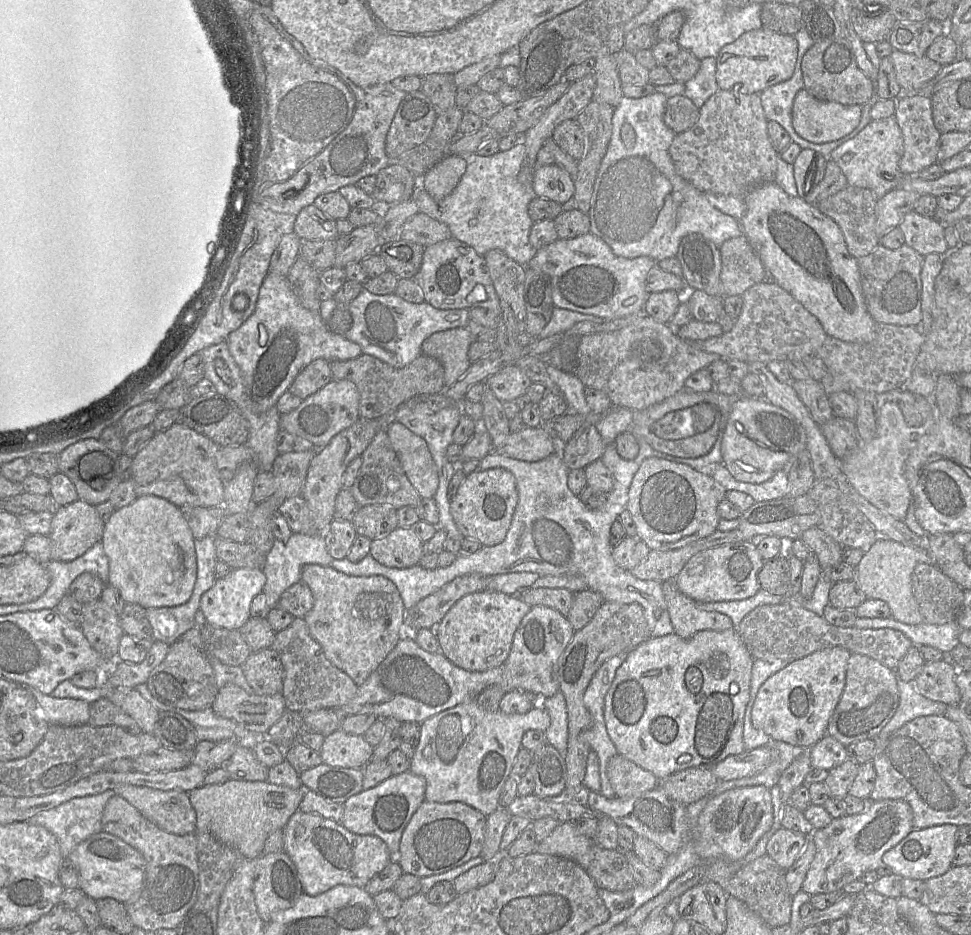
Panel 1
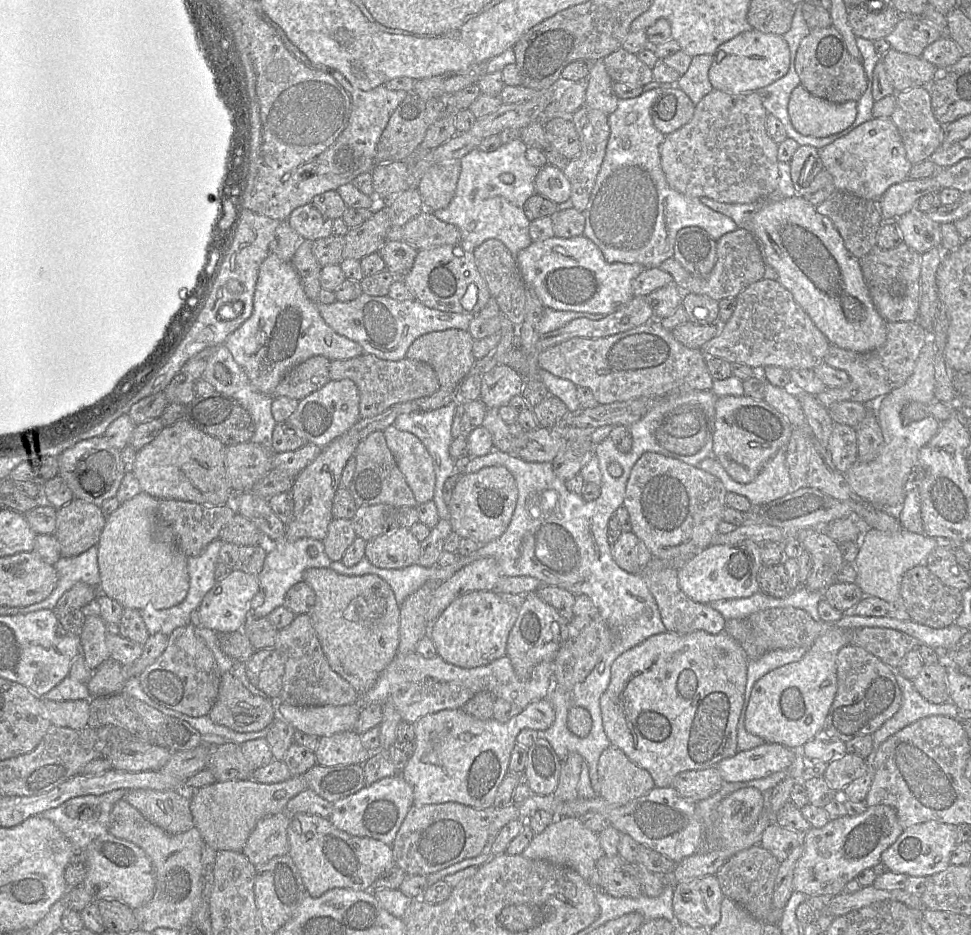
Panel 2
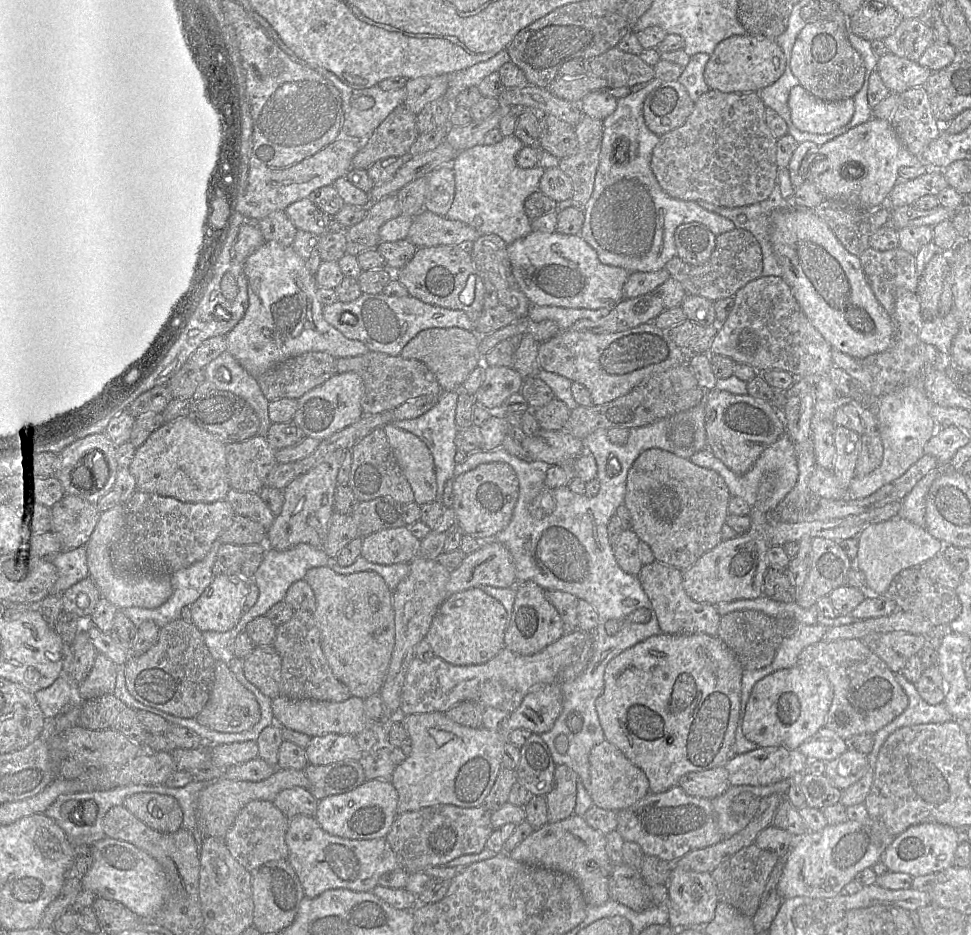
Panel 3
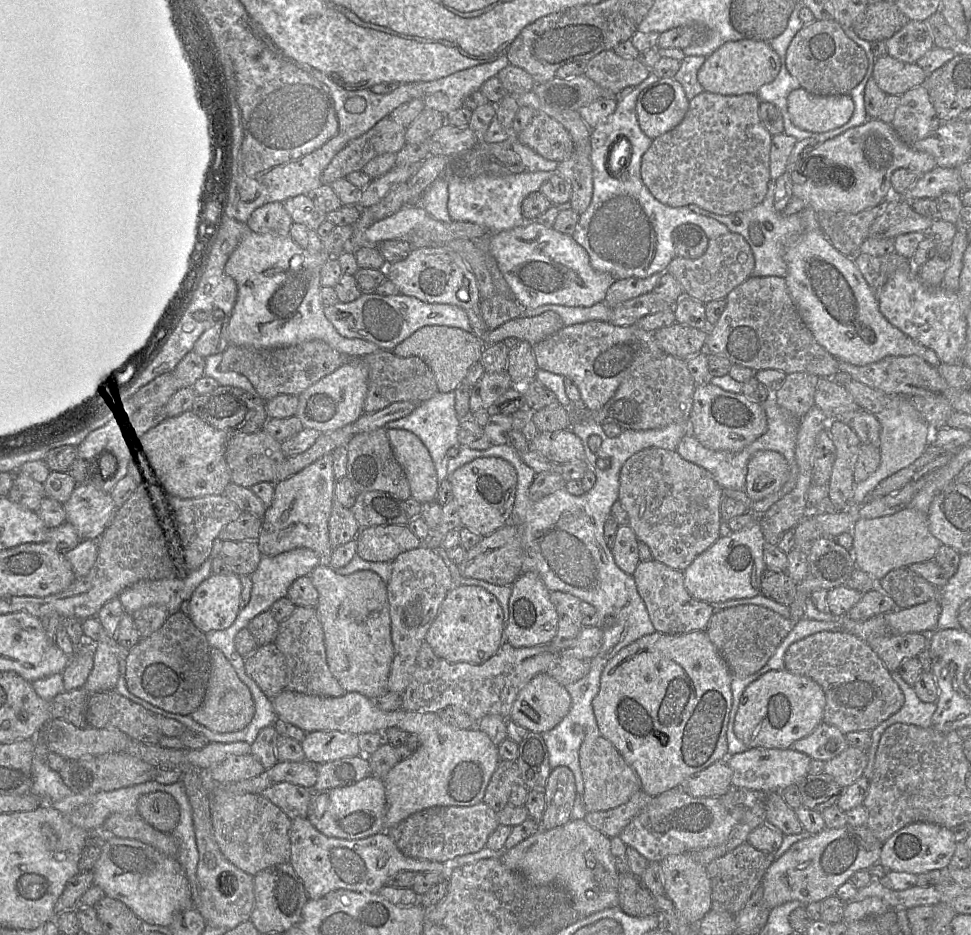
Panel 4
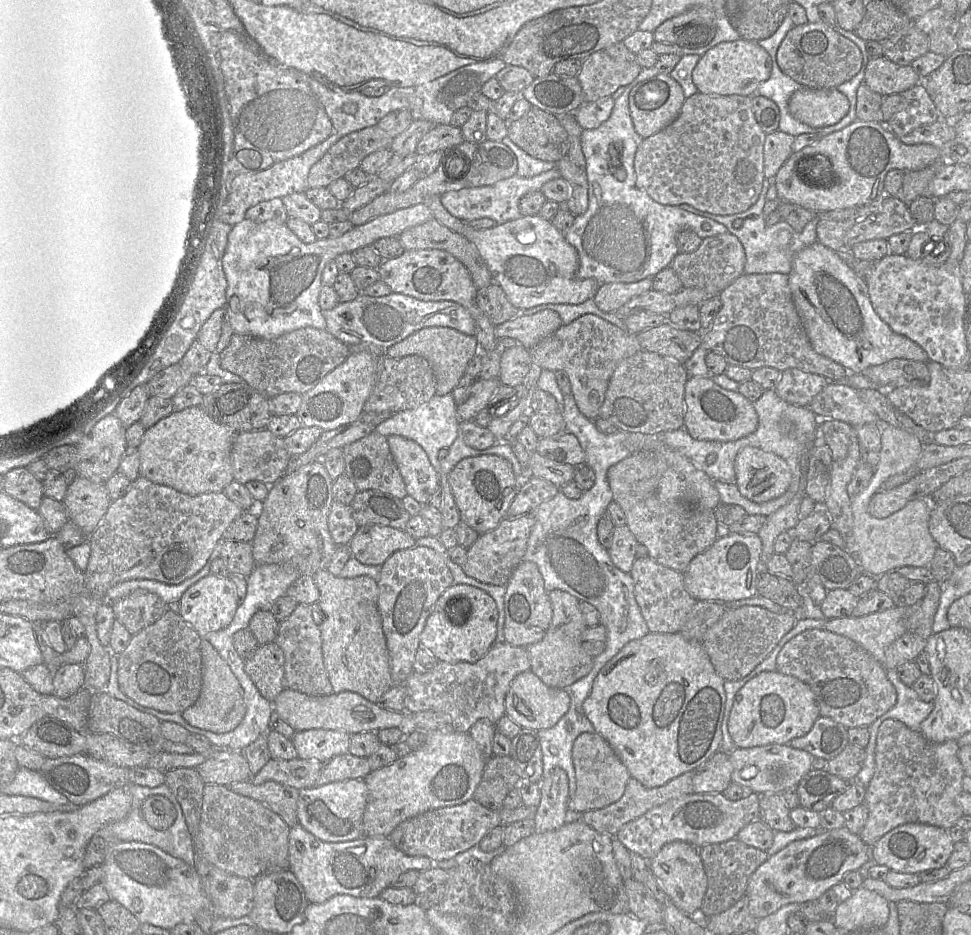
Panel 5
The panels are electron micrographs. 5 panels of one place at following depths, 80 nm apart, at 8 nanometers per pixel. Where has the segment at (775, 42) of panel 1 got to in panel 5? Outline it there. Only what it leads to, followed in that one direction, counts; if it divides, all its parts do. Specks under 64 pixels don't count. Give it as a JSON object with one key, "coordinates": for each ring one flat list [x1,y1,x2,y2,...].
{"coordinates":[[745,39,723,42,702,55,692,72,692,80,698,92,708,95,752,96,759,84,769,79,772,70,770,55,756,42]]}

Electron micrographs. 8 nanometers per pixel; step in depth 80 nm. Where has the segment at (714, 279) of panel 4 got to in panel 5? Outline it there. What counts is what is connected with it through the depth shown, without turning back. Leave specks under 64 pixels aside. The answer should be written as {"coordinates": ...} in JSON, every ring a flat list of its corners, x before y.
{"coordinates":[[730,232,703,239,699,248,687,254,677,254,671,267,680,278,684,288,700,288,711,295,719,294,744,273,746,254,740,240]]}

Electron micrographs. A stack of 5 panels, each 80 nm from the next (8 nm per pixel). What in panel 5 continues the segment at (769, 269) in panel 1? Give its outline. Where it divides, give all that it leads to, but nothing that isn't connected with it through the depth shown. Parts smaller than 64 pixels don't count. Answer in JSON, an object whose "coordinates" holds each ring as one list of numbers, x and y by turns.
{"coordinates":[[816,241,794,257,788,276,794,306,809,342,818,354,855,374,893,359,929,361,927,353,918,344,895,333,878,316,865,280,837,252]]}

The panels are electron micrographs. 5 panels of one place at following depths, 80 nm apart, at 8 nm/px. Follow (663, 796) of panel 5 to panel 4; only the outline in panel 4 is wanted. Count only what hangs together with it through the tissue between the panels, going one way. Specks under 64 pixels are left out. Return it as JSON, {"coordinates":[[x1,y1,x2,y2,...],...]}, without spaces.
{"coordinates":[[640,789,628,802,605,811,591,811,585,821,609,838,619,836,630,821,651,801,653,797]]}

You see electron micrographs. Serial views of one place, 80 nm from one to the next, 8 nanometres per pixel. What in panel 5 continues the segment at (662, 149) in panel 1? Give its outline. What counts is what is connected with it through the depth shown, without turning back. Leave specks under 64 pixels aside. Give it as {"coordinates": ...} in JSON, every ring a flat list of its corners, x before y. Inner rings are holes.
{"coordinates":[[655,67,642,68,639,75,616,99,608,120,596,129,582,131,581,147,588,179,588,208,584,214,575,217,573,225,564,233,566,241,577,251,579,278,593,278,599,284,633,283,653,278,669,267,679,254,676,236,682,229,693,230,701,239,729,232,724,225,710,218,693,214,678,206,659,204,636,185,634,159,643,138,634,129,629,109,629,93,638,83,658,74],[615,146,621,147,618,158],[612,164,615,165,613,170]]}

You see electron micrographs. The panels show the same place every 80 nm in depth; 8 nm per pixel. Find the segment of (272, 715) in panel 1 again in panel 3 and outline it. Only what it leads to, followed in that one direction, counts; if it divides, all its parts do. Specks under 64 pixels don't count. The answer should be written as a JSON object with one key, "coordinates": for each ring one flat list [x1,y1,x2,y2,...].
{"coordinates":[[222,661,215,662,215,677,208,702,197,715,199,724,208,729,223,733,241,733,251,729,261,717,260,706,256,697,246,689]]}

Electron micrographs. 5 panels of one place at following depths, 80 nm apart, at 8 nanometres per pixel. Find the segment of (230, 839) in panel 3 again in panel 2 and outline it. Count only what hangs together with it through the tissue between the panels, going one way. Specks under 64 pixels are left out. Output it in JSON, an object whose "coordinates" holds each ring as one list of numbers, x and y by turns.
{"coordinates":[[286,812,262,818,248,837,242,853,254,865,289,853,287,829,290,815]]}

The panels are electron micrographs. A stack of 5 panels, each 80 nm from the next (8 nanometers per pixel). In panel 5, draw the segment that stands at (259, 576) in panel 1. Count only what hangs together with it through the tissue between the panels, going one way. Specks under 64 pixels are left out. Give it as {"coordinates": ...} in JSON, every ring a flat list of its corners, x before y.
{"coordinates":[[212,573,190,586,178,602,178,613,202,638,210,632,226,628,233,620,239,598,237,588,230,577,218,577]]}

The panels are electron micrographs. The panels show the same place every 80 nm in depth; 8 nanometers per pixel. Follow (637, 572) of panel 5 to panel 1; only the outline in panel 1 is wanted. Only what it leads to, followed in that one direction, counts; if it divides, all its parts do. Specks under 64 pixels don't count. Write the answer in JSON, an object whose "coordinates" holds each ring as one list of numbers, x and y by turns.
{"coordinates":[[674,581,662,582,662,592,677,636,690,638,703,630,719,632,734,628,728,616,698,608,693,599,678,590]]}

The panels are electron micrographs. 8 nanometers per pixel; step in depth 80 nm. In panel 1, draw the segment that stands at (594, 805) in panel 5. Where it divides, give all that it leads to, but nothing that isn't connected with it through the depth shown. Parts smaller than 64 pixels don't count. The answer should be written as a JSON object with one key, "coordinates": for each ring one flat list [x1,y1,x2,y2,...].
{"coordinates":[[619,753,607,764,607,777,615,797,633,797,658,786,656,776]]}

